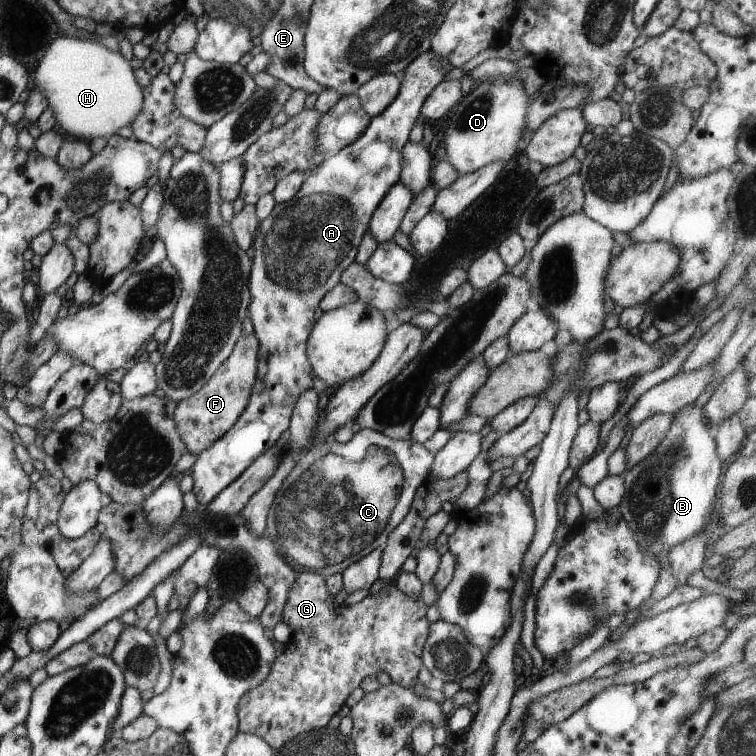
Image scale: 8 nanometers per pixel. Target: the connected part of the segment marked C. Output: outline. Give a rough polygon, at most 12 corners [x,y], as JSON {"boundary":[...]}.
{"boundary":[[360,428],[297,461],[266,534],[323,580],[409,512],[433,453]]}

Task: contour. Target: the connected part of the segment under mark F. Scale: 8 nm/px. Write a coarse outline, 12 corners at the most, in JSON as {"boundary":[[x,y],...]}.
{"boundary":[[241,335],[209,380],[176,403],[185,451],[239,418],[258,370],[258,340]]}

